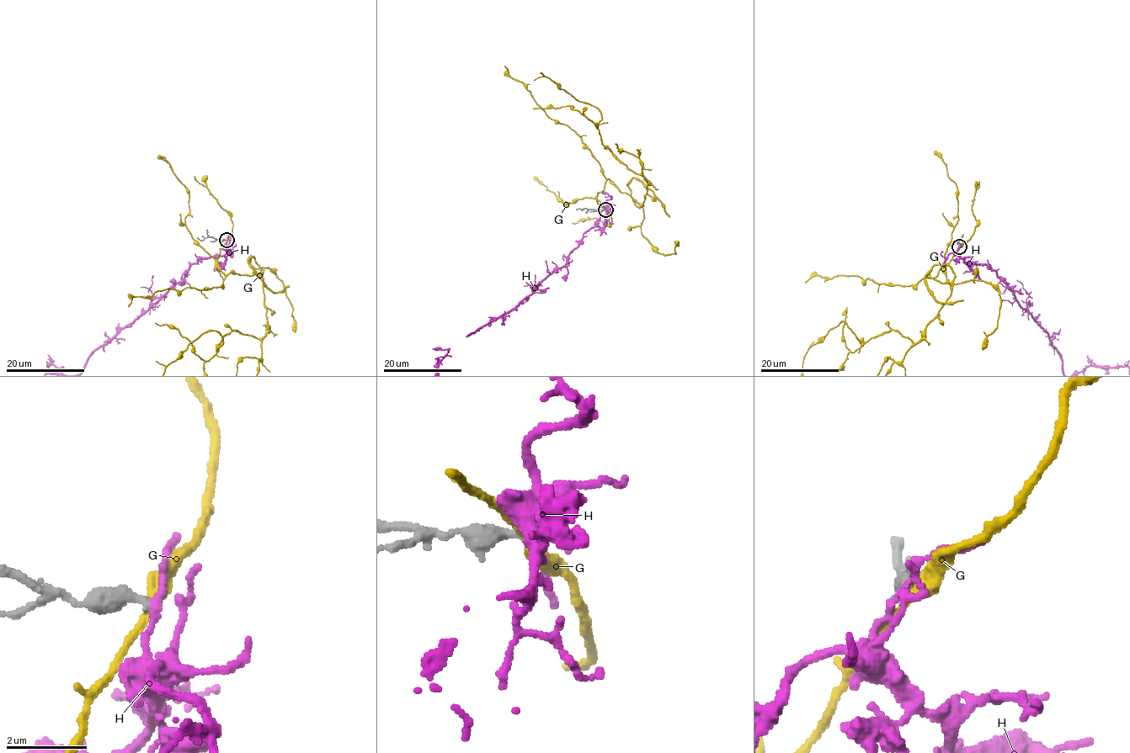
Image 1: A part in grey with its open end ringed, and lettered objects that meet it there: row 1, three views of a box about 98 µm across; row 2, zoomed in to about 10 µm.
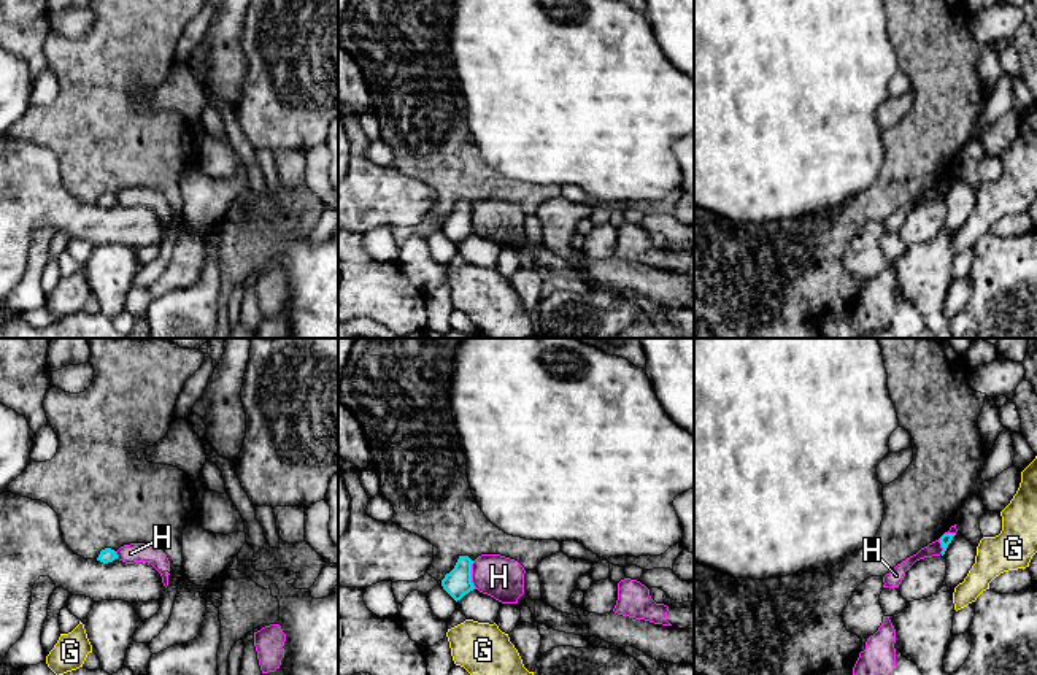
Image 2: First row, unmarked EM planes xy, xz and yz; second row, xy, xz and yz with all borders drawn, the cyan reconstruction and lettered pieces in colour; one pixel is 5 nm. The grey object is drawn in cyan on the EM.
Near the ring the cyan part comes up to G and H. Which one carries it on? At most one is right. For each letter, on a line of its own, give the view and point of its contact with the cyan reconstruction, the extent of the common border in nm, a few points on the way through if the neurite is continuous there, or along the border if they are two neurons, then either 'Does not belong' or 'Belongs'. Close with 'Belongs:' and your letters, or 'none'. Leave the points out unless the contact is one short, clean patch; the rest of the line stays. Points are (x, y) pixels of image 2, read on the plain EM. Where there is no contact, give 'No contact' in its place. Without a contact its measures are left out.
G: No contact. Does not belong
H: Touches cyan at xz (470, 219). Shared border 140 nm. Boundary: xz (472, 205), (472, 229), (475, 232). Does not belong
Belongs: none

